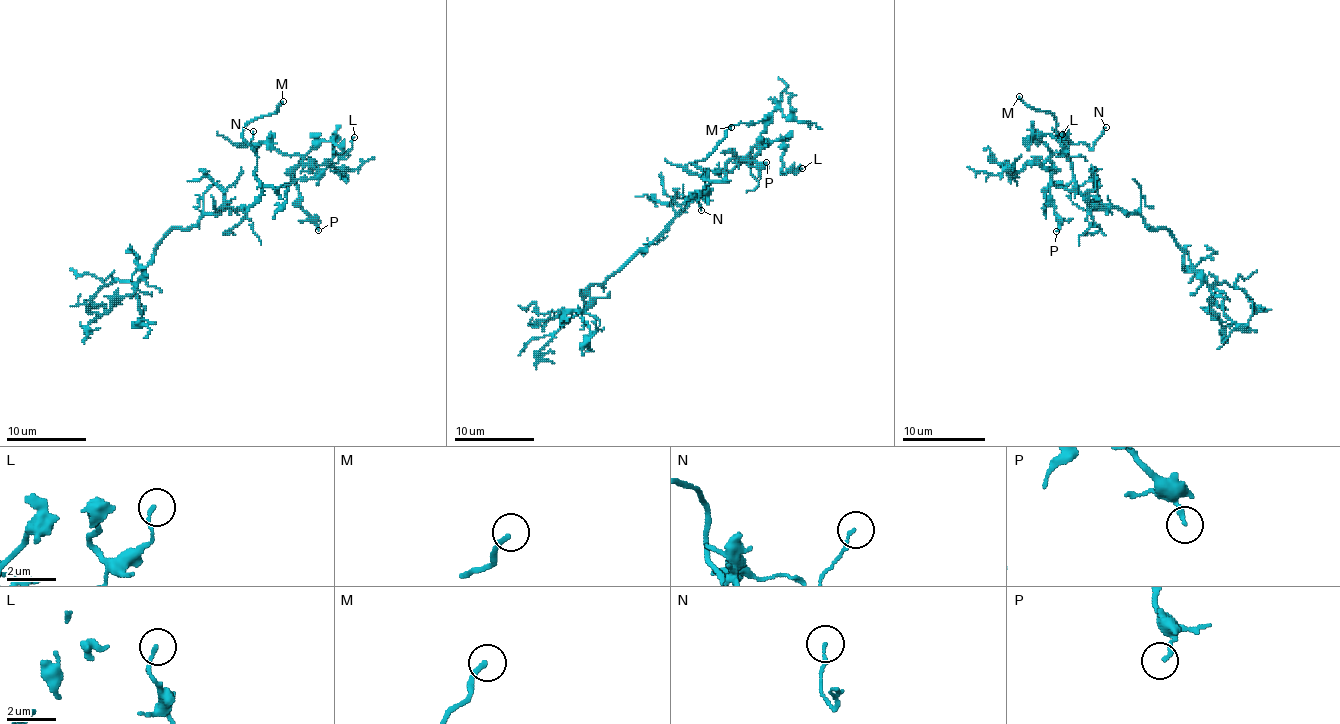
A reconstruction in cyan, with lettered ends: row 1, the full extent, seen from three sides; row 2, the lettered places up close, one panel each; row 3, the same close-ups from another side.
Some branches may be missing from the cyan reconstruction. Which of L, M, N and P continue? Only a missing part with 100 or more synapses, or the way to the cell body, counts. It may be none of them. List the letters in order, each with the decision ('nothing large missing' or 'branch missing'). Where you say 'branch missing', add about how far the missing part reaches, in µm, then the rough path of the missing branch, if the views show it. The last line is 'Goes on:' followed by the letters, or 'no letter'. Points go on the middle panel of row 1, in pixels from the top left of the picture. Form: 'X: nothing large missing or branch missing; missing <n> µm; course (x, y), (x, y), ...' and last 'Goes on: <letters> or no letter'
L: nothing large missing
M: branch missing; missing 15 µm; course (731, 127), (774, 97), (766, 79), (794, 79)
N: nothing large missing
P: nothing large missing
Goes on: M

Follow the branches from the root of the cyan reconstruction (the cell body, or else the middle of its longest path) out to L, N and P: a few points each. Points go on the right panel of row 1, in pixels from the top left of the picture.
L: (1118, 210), (1093, 208), (1075, 185), (1050, 181), (1050, 150), (1033, 136), (1054, 136), (1066, 150), (1062, 134)
N: (1118, 210), (1093, 208), (1075, 185), (1050, 181), (1050, 158), (1064, 140), (1091, 148), (1106, 127)
P: (1118, 210), (1093, 208), (1075, 185), (1064, 189), (1050, 181), (1050, 202), (1058, 223), (1056, 231)

